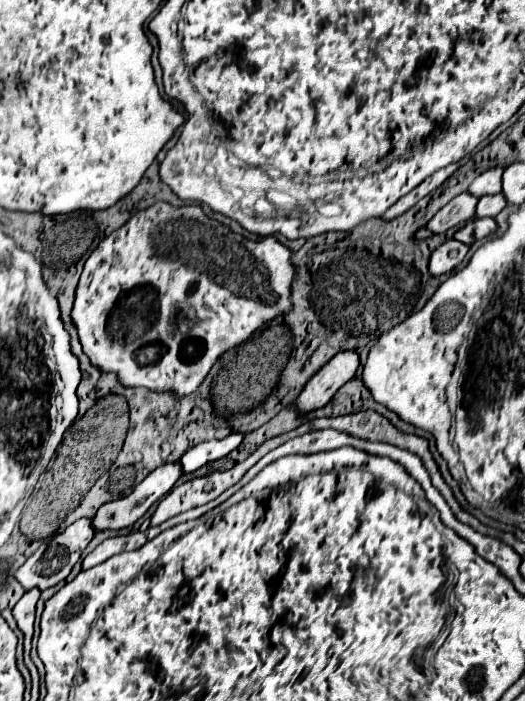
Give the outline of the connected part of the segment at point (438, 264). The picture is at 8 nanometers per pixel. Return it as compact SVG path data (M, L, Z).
M447 240L445 244L441 244L429 258L429 272L433 276L441 276L441 274L449 274L451 270L455 270L465 254L467 254L467 246L463 242L457 240Z

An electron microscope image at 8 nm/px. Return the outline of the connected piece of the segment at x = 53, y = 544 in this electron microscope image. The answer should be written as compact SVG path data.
M81 518L81 520L73 522L67 530L55 534L53 538L43 540L39 550L15 572L15 578L21 582L21 586L25 590L31 590L31 588L47 590L47 588L63 582L69 576L69 572L73 570L73 566L77 564L77 560L81 558L81 552L93 540L93 536L95 536L95 528L91 528L91 518Z

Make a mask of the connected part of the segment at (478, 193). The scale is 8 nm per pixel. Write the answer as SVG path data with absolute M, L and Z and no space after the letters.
M491 168L491 170L479 174L479 178L475 178L475 182L471 182L467 192L473 194L475 198L501 192L501 174L503 174L503 168Z

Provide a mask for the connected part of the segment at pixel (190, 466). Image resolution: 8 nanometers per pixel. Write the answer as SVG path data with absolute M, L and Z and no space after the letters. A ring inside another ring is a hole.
M231 432L229 436L225 436L221 440L201 442L197 446L189 448L179 460L181 466L183 466L183 472L193 472L207 462L213 462L213 460L219 460L219 458L227 456L231 450L235 450L243 442L243 438L245 438L243 432Z

